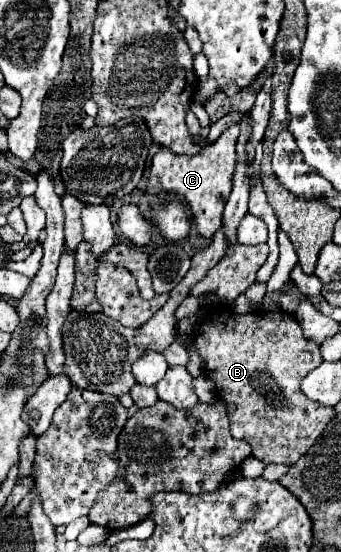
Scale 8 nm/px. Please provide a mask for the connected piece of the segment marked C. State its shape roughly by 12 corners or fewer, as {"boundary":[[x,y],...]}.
{"boundary":[[239,125],[197,155],[161,147],[149,193],[187,203],[211,239],[233,187]]}

